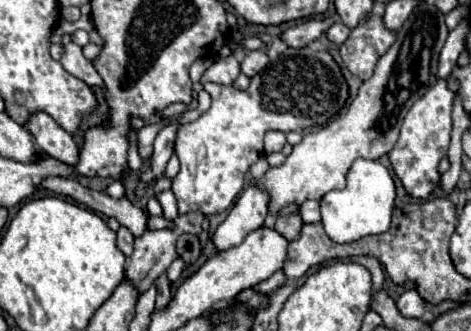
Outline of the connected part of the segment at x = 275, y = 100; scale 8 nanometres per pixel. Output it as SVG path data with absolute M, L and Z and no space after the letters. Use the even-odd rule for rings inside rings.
M309 46L297 50L287 48L275 60L275 68L267 66L265 72L251 78L247 90L235 90L233 86L213 84L213 82L205 82L203 86L211 94L211 108L205 114L201 114L195 122L183 124L177 132L175 152L179 156L181 170L173 180L173 194L179 202L181 214L189 210L201 210L205 216L209 216L227 210L243 190L245 172L261 156L263 136L267 130L291 132L291 130L303 130L303 124L305 128L327 124L327 120L333 118L345 106L347 100L347 82L341 76L341 70L331 58L331 54L327 50L313 50Z

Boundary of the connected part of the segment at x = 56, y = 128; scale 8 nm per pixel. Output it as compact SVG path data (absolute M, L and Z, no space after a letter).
M33 112L27 122L27 130L33 134L39 150L47 152L49 156L65 164L77 162L77 154L79 154L77 144L73 142L69 132L65 132L49 114Z

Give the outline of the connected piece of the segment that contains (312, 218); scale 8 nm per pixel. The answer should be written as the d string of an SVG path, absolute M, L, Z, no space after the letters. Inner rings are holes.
M305 200L299 208L299 214L305 222L319 222L321 220L321 212L319 212L319 202L317 200Z

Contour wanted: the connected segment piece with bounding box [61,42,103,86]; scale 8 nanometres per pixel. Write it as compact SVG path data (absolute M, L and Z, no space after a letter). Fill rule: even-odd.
M69 42L69 44L63 44L63 56L61 56L61 64L63 68L73 74L75 78L83 80L85 84L89 86L101 86L101 78L97 74L97 70L93 68L93 64L83 56L81 52L81 46Z

